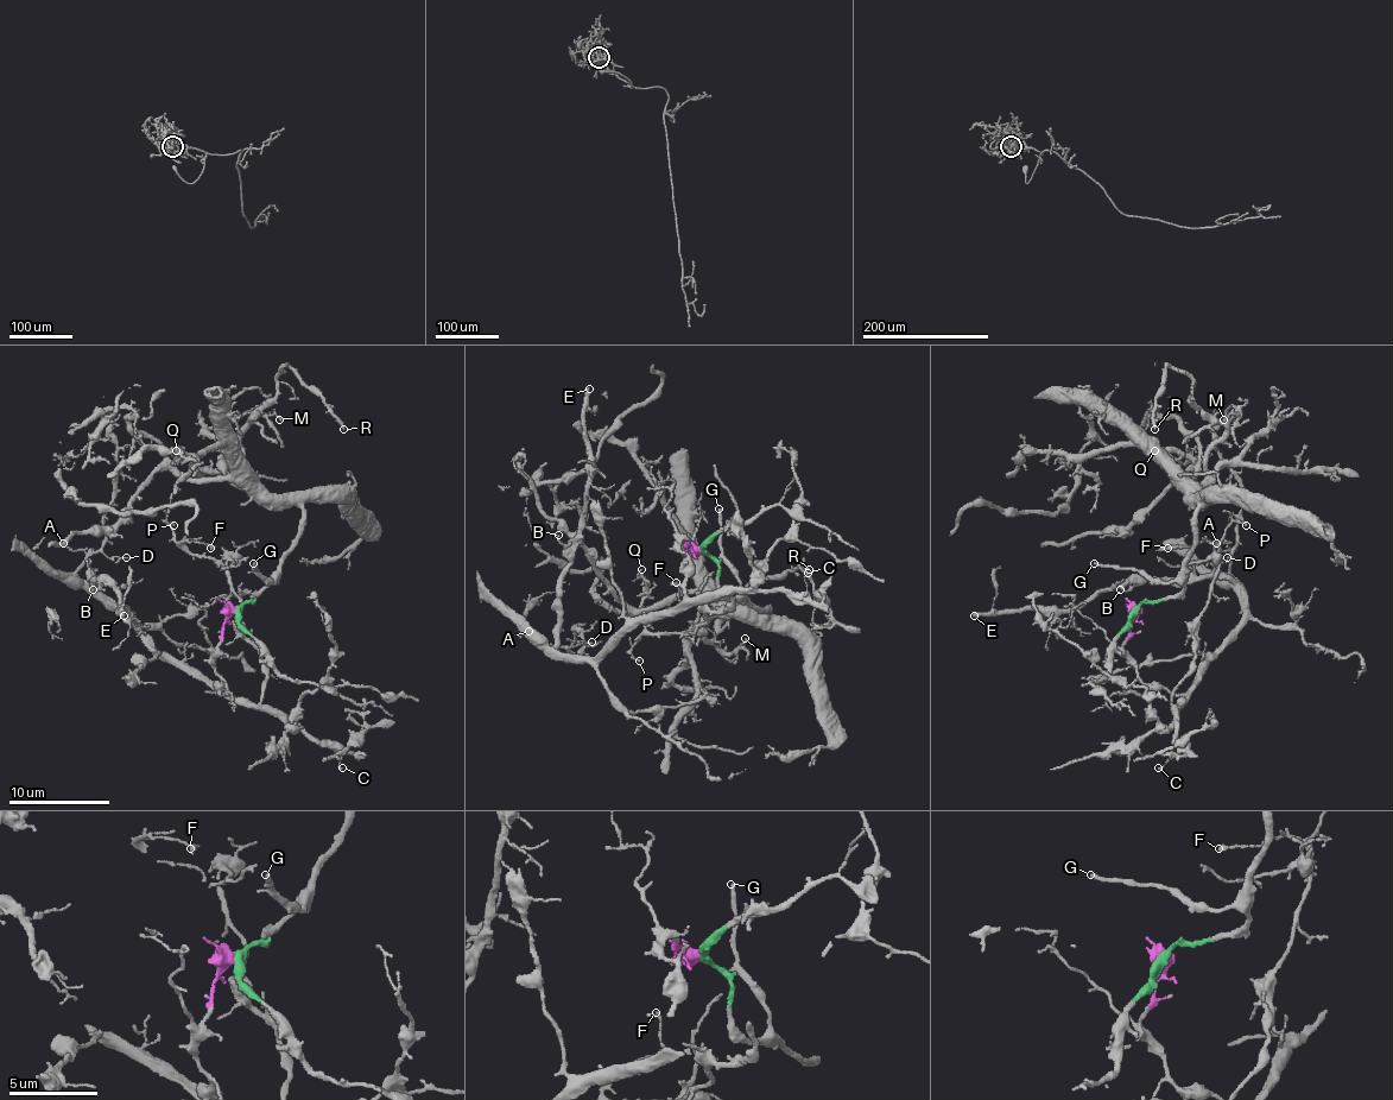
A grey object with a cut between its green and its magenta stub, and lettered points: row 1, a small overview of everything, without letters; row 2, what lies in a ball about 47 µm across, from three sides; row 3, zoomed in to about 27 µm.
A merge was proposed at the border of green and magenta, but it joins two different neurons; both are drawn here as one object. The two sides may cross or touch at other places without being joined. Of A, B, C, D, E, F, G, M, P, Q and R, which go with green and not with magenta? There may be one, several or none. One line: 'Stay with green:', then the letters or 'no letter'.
Stay with green: G, M, Q, R

